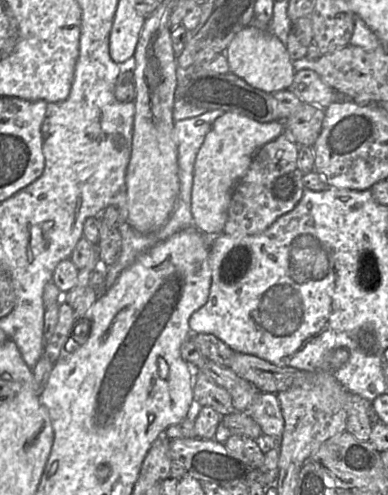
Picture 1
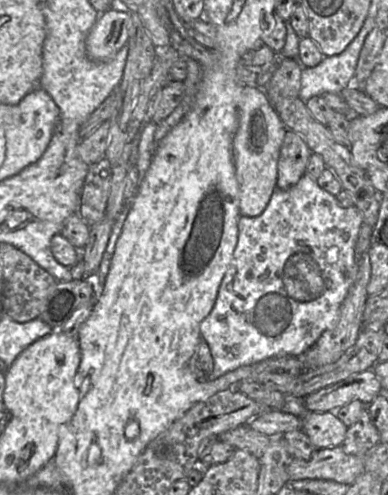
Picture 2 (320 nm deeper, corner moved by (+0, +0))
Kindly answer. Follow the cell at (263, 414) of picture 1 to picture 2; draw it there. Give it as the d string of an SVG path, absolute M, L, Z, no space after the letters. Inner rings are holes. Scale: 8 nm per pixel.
M332 412L308 413L301 430L316 449L341 446L348 428Z

